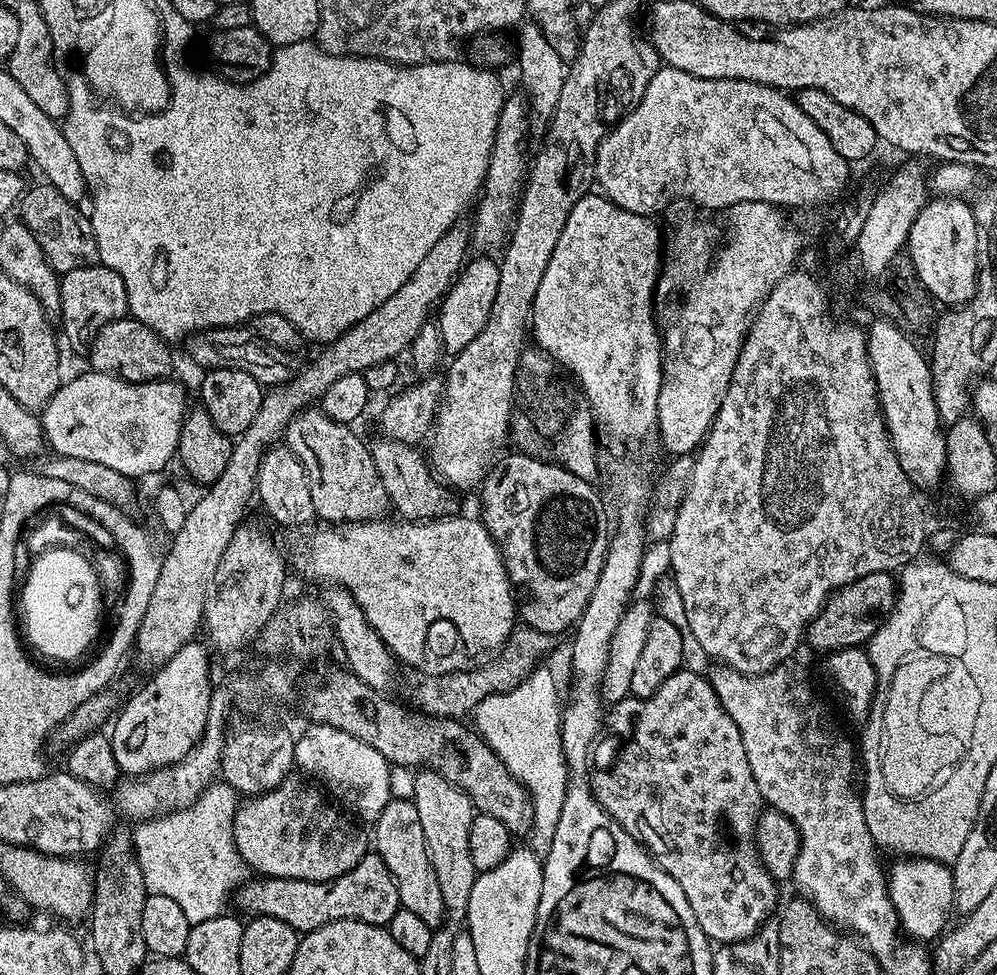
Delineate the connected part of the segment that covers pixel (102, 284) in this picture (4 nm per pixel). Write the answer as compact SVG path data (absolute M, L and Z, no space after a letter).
M94 263L90 266L82 266L78 270L70 270L60 276L60 310L59 319L64 319L64 332L72 344L80 343L83 346L91 345L92 339L106 326L115 320L123 320L129 315L128 295L122 278L114 270L107 268L105 264Z

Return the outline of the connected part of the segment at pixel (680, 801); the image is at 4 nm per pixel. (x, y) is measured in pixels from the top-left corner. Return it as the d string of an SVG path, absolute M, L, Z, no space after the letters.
M681 670L670 674L670 678L666 678L666 682L662 682L662 686L650 698L640 700L637 696L629 695L627 700L620 700L611 705L606 716L606 731L594 745L591 763L594 767L590 772L590 787L596 795L596 800L638 843L644 845L657 866L666 874L670 874L670 878L674 878L678 886L682 886L682 894L686 894L686 902L690 902L690 910L694 910L694 918L698 918L698 926L702 926L709 941L727 946L740 940L748 940L758 932L771 917L768 915L771 914L772 907L773 912L777 907L778 882L760 861L760 852L756 848L756 826L760 823L760 813L765 811L766 805L760 796L758 782L754 782L750 761L746 758L746 746L742 746L742 734L738 734L738 726L734 726L734 718L730 718L730 714L726 714L726 710L720 705L718 694L712 689L711 679L707 675L699 676L696 672Z

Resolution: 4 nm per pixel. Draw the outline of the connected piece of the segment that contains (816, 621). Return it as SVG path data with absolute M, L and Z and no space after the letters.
M875 572L858 578L848 587L839 589L812 619L806 633L806 644L823 654L867 645L892 613L897 595L898 580L891 572Z

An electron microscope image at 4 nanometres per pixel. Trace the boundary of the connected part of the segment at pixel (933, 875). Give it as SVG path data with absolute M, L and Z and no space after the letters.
M900 858L895 862L897 864L887 869L886 875L888 893L900 919L901 929L907 935L909 932L914 939L920 940L916 942L935 941L949 927L948 919L954 916L956 891L951 867L933 860L911 858Z

